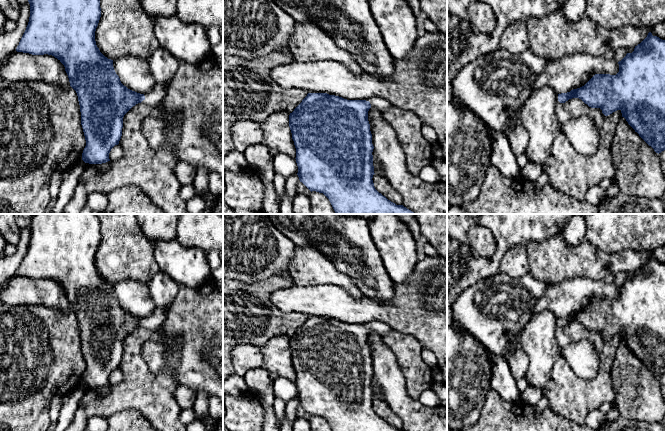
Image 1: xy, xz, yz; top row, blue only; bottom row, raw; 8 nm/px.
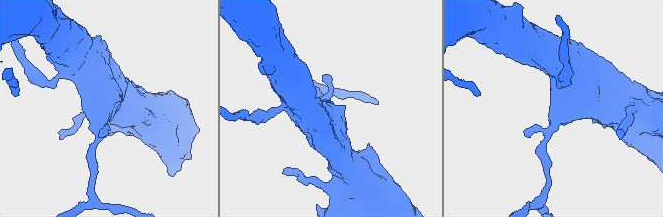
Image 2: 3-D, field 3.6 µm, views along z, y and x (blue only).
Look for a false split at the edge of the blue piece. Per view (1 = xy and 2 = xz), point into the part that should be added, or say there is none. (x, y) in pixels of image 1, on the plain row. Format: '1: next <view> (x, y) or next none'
1: next xy (153, 322)
2: next xz (381, 328)

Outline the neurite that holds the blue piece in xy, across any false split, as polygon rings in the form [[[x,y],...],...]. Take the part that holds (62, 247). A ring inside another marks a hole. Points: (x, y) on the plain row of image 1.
[[[35,214],[28,220],[28,226],[29,246],[16,275],[32,279],[52,279],[64,289],[70,310],[76,315],[80,329],[81,349],[86,364],[82,384],[89,388],[106,387],[110,385],[111,373],[118,369],[121,363],[124,339],[138,327],[159,329],[170,307],[157,307],[153,314],[146,318],[132,315],[121,307],[114,294],[113,284],[105,281],[96,269],[95,255],[101,241],[100,221],[96,214]]]

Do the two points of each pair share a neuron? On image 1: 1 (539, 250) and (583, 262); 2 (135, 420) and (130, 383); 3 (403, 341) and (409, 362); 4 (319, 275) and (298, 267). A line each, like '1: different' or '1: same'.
1: same
2: different
3: same
4: same

